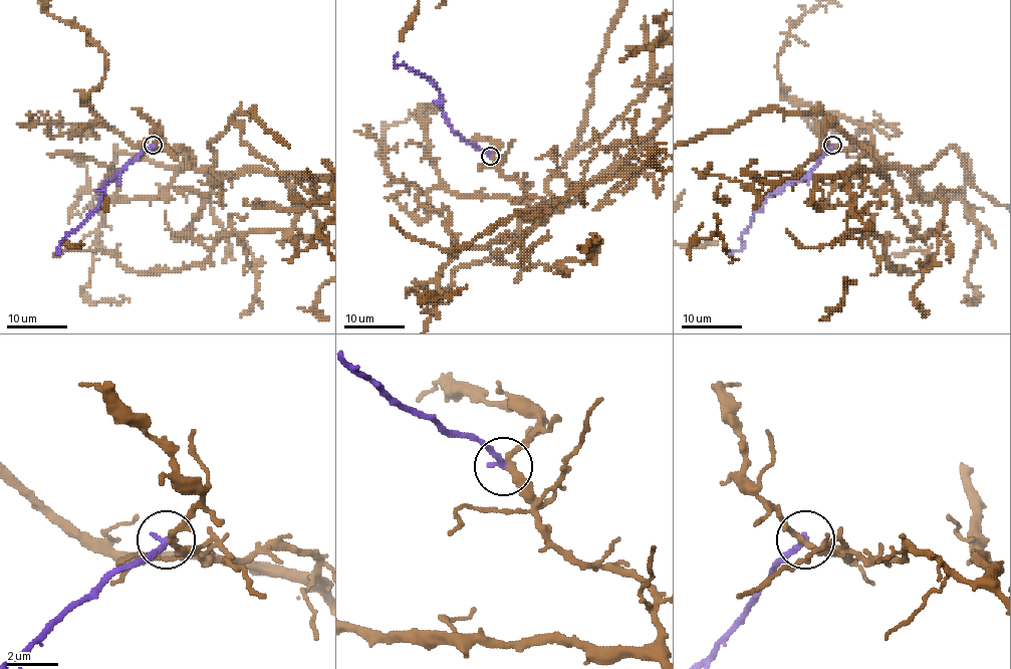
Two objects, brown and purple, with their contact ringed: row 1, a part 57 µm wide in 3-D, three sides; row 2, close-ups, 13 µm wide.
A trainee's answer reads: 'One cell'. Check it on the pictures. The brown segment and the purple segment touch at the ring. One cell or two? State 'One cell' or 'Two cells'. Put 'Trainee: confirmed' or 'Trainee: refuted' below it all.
Two cells
Trainee: refuted

